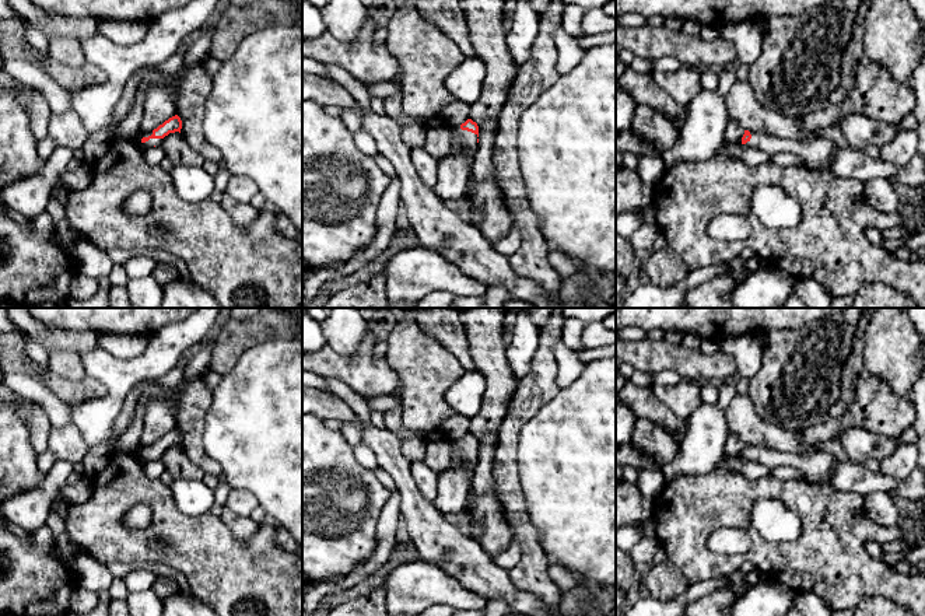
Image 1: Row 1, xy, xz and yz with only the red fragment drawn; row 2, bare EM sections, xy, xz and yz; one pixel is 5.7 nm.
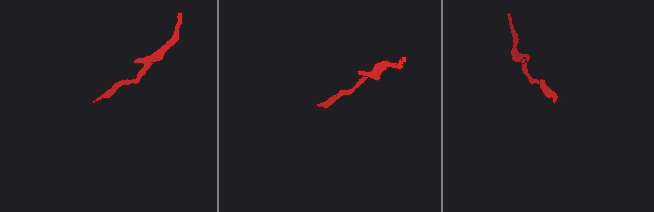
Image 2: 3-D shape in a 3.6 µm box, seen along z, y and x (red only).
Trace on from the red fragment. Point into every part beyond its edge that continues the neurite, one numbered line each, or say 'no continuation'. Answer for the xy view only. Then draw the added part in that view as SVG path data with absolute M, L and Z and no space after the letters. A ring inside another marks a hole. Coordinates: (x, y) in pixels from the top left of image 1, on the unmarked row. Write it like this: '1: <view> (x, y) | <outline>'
1: xy (153, 455) | M148 445L148 447L141 447L139 451L137 451L137 456L140 458L141 462L147 462L147 461L157 461L157 459L161 459L162 456L162 452L150 452L148 455L143 456L141 452L143 451L148 451L151 449L153 445Z

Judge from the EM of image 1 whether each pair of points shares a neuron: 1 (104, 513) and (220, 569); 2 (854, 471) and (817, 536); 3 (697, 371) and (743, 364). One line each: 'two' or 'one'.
1: one
2: two
3: two

